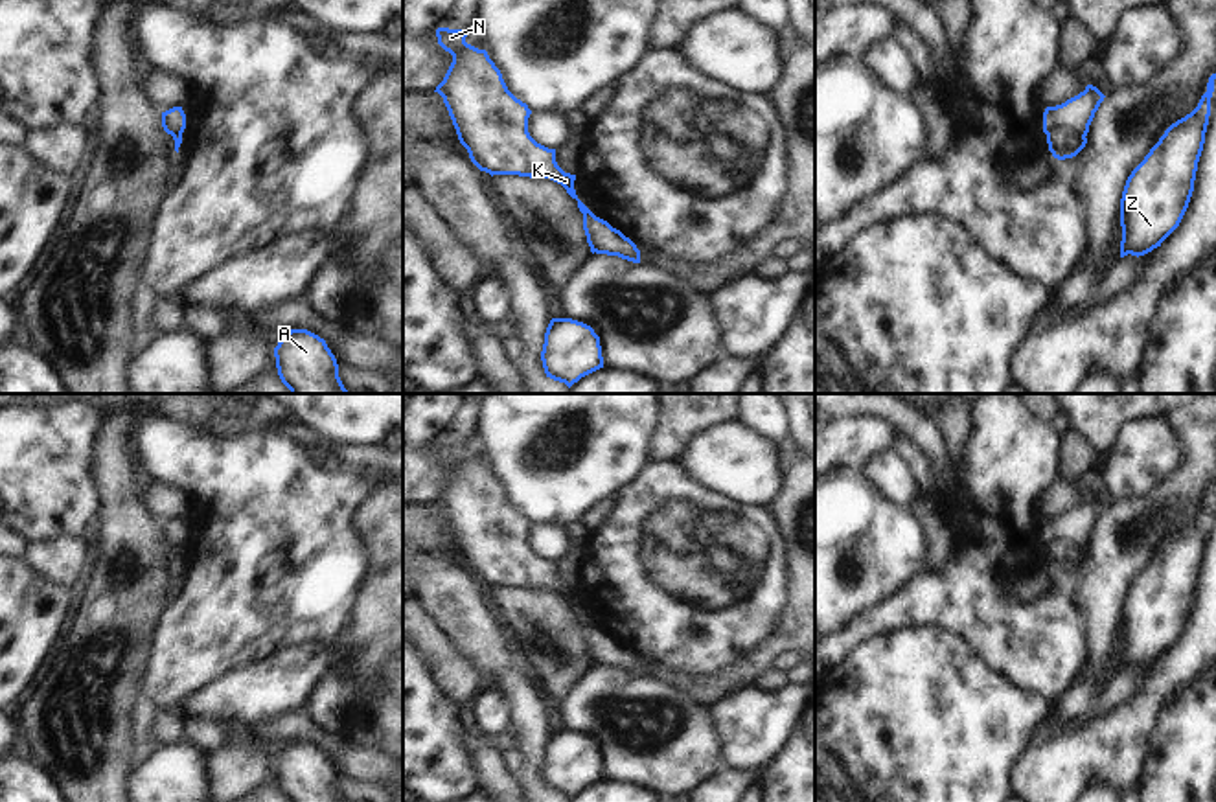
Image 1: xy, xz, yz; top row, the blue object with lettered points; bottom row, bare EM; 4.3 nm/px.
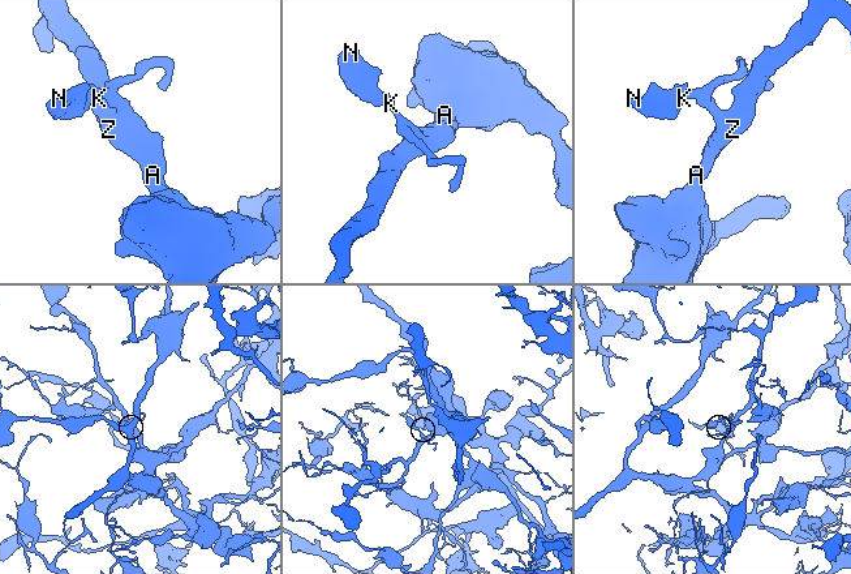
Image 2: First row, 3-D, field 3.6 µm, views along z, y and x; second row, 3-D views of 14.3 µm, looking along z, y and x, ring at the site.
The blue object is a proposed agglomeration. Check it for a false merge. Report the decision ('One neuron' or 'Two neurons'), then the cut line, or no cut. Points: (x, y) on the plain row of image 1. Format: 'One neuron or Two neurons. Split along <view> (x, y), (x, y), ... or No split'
Two neurons. Split along yz (1047, 545), (1055, 539), (1071, 539), (1084, 549).

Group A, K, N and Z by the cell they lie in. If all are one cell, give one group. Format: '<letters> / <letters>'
A Z / K N

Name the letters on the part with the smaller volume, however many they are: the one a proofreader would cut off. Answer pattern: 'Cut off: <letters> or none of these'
Cut off: K, N

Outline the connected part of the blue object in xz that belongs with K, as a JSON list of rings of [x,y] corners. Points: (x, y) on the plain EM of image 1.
[[[438,440],[436,449],[453,467],[453,475],[434,504],[443,510],[471,574],[491,589],[550,590],[578,613],[583,629],[591,627],[592,624],[576,607],[576,587],[557,578],[556,561],[530,548],[532,522],[508,502],[488,464],[467,456],[467,445],[462,441]]]

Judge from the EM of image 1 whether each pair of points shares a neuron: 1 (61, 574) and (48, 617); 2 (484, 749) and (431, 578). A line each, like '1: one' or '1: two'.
1: two
2: two

